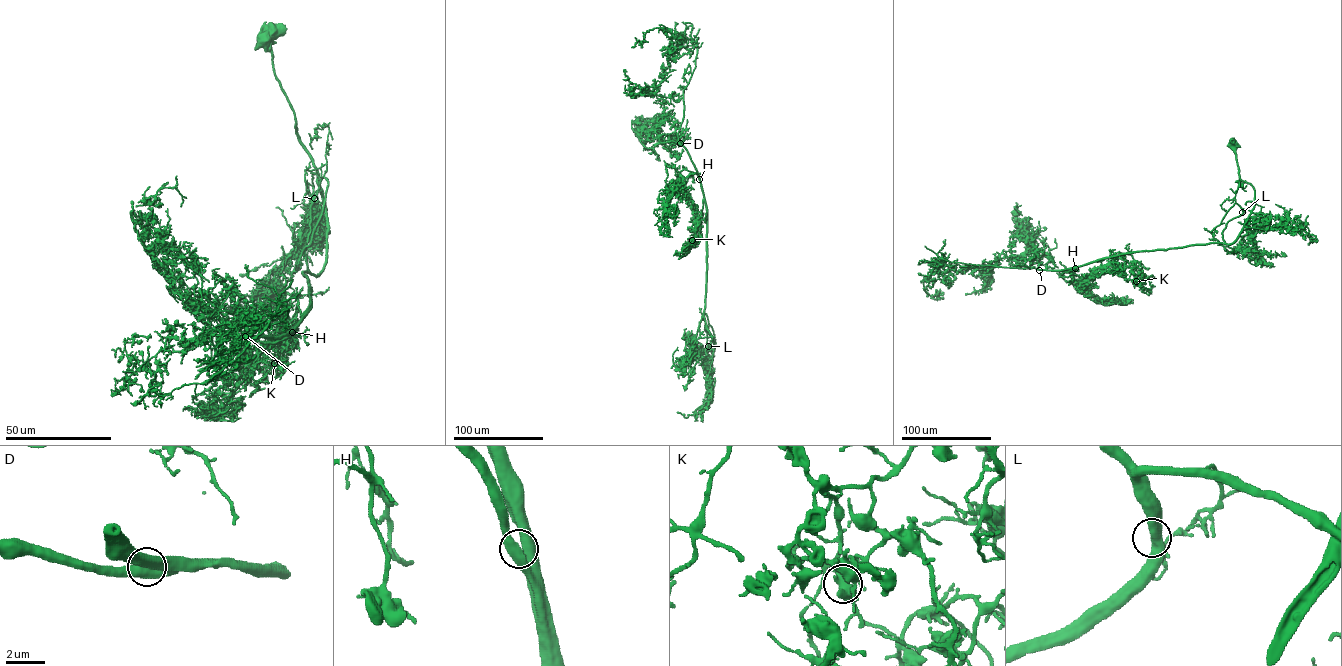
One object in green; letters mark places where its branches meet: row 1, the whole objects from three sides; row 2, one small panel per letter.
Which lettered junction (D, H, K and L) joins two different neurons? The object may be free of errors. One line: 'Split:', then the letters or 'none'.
Split: none

